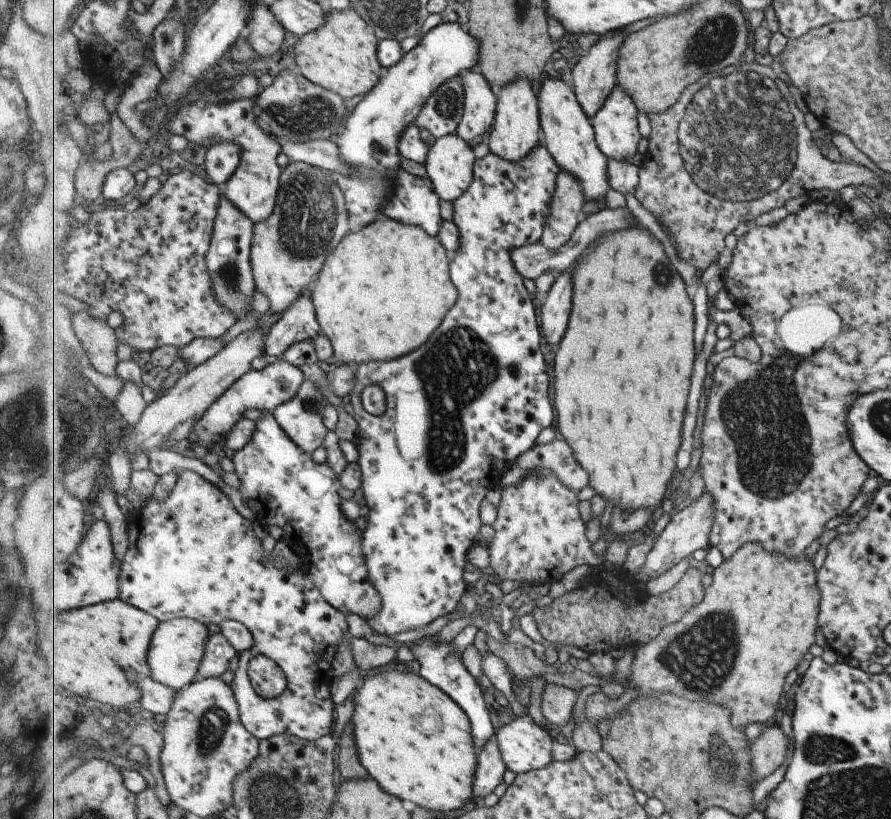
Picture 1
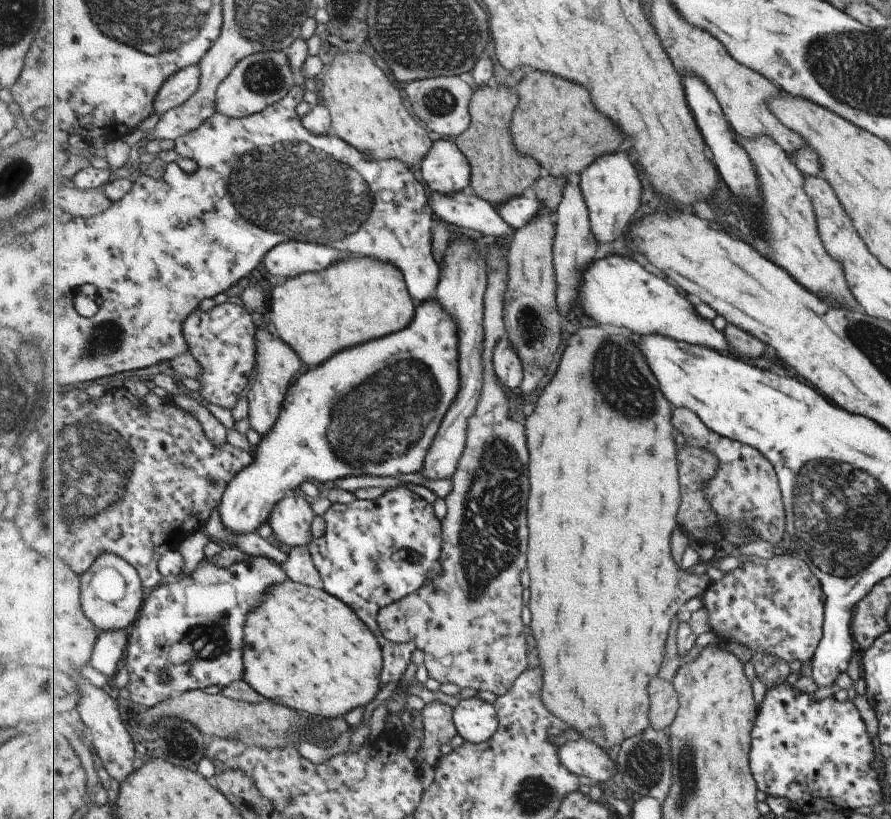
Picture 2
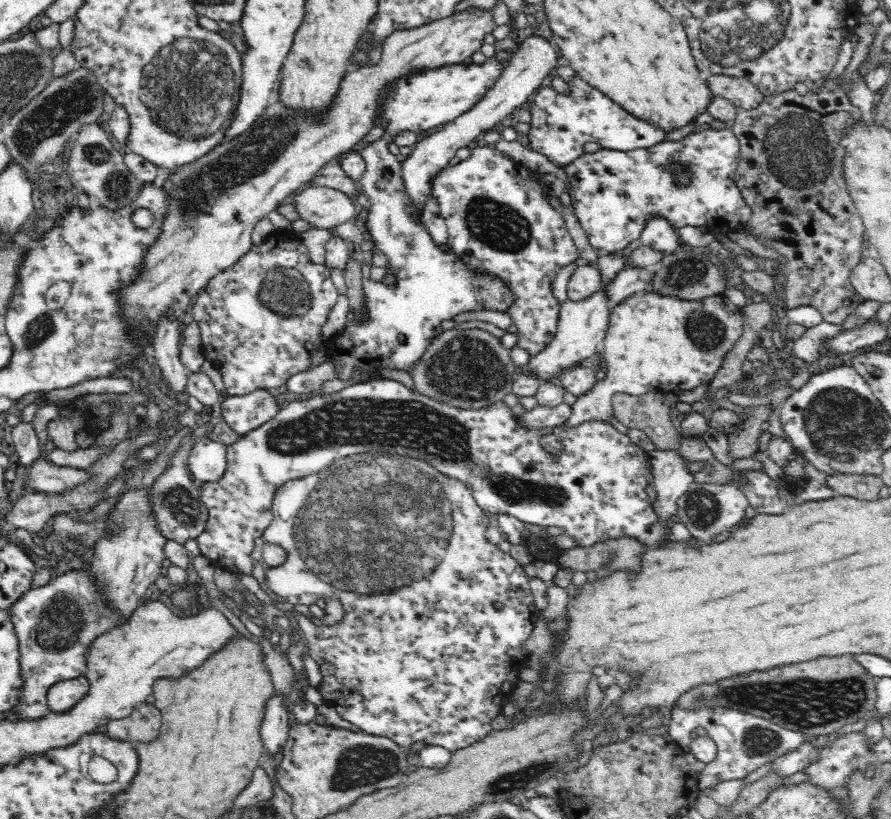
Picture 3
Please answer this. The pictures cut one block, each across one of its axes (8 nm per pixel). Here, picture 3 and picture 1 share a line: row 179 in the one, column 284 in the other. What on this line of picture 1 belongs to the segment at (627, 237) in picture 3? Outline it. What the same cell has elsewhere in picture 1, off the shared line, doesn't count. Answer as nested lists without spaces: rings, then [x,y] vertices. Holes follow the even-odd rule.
[[[195,471],[180,472],[179,478],[167,499],[163,501],[156,499],[145,501],[142,505],[135,505],[128,514],[130,546],[125,555],[125,560],[122,562],[119,599],[123,599],[125,602],[131,603],[141,610],[150,612],[155,615],[155,618],[159,618],[160,622],[186,618],[195,619],[205,624],[211,624],[215,620],[224,618],[242,622],[252,632],[253,638],[255,638],[253,648],[247,650],[247,652],[241,652],[239,655],[239,666],[235,671],[234,679],[230,682],[231,686],[234,687],[235,696],[237,696],[239,702],[243,726],[246,726],[247,730],[250,730],[251,734],[254,734],[255,738],[258,738],[260,741],[265,741],[271,737],[278,737],[282,734],[295,735],[297,738],[308,741],[318,741],[320,738],[326,737],[333,732],[333,711],[337,710],[337,706],[331,700],[333,696],[331,696],[329,689],[332,688],[331,680],[334,678],[333,660],[335,660],[335,655],[339,652],[341,645],[351,642],[351,637],[345,634],[345,632],[349,632],[349,624],[347,624],[347,618],[345,618],[346,614],[342,610],[337,610],[335,606],[331,606],[330,602],[327,602],[322,590],[315,584],[314,578],[311,578],[311,575],[308,575],[301,568],[298,570],[291,570],[289,566],[279,568],[275,564],[277,559],[269,554],[265,554],[265,550],[261,546],[261,539],[256,537],[255,532],[253,532],[253,526],[252,517],[237,509],[231,496],[225,490],[221,490],[217,484],[209,482],[206,478],[203,478],[203,475]],[[257,656],[267,656],[267,658],[271,658],[273,662],[277,662],[283,668],[283,672],[288,677],[288,687],[281,696],[271,699],[263,698],[255,690],[254,684],[250,680],[249,670],[251,662]]]

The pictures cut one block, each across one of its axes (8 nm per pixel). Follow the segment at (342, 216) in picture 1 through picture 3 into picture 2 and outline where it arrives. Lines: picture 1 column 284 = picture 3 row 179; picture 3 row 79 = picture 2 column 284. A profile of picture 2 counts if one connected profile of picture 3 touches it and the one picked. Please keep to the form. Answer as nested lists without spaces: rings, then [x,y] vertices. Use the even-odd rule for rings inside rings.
[[[266,326],[259,328],[259,334],[255,334],[255,338],[258,339],[259,356],[254,379],[247,391],[249,402],[247,417],[250,428],[263,437],[267,436],[267,432],[271,432],[277,424],[283,410],[283,402],[290,392],[291,385],[294,384],[295,376],[303,368],[303,361],[293,346],[289,346],[285,340]]]

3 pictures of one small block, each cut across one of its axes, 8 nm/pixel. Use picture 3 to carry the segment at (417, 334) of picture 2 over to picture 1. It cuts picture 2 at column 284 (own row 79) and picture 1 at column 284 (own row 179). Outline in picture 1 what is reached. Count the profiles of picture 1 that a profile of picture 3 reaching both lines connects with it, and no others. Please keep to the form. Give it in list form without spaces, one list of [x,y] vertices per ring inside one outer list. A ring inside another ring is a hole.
[[[284,359],[269,364],[261,370],[248,372],[241,380],[237,380],[233,386],[230,386],[221,398],[217,398],[209,406],[209,410],[203,414],[203,418],[189,434],[186,444],[195,444],[204,448],[217,444],[219,441],[226,441],[227,434],[231,434],[233,426],[241,418],[245,418],[244,410],[255,409],[272,413],[278,404],[295,398],[305,380],[303,370],[299,370],[297,366]]]

